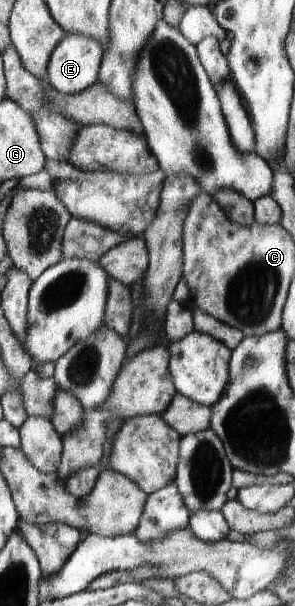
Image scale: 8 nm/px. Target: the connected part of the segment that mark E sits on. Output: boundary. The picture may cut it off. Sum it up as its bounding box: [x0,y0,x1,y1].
[46,33,105,94]

